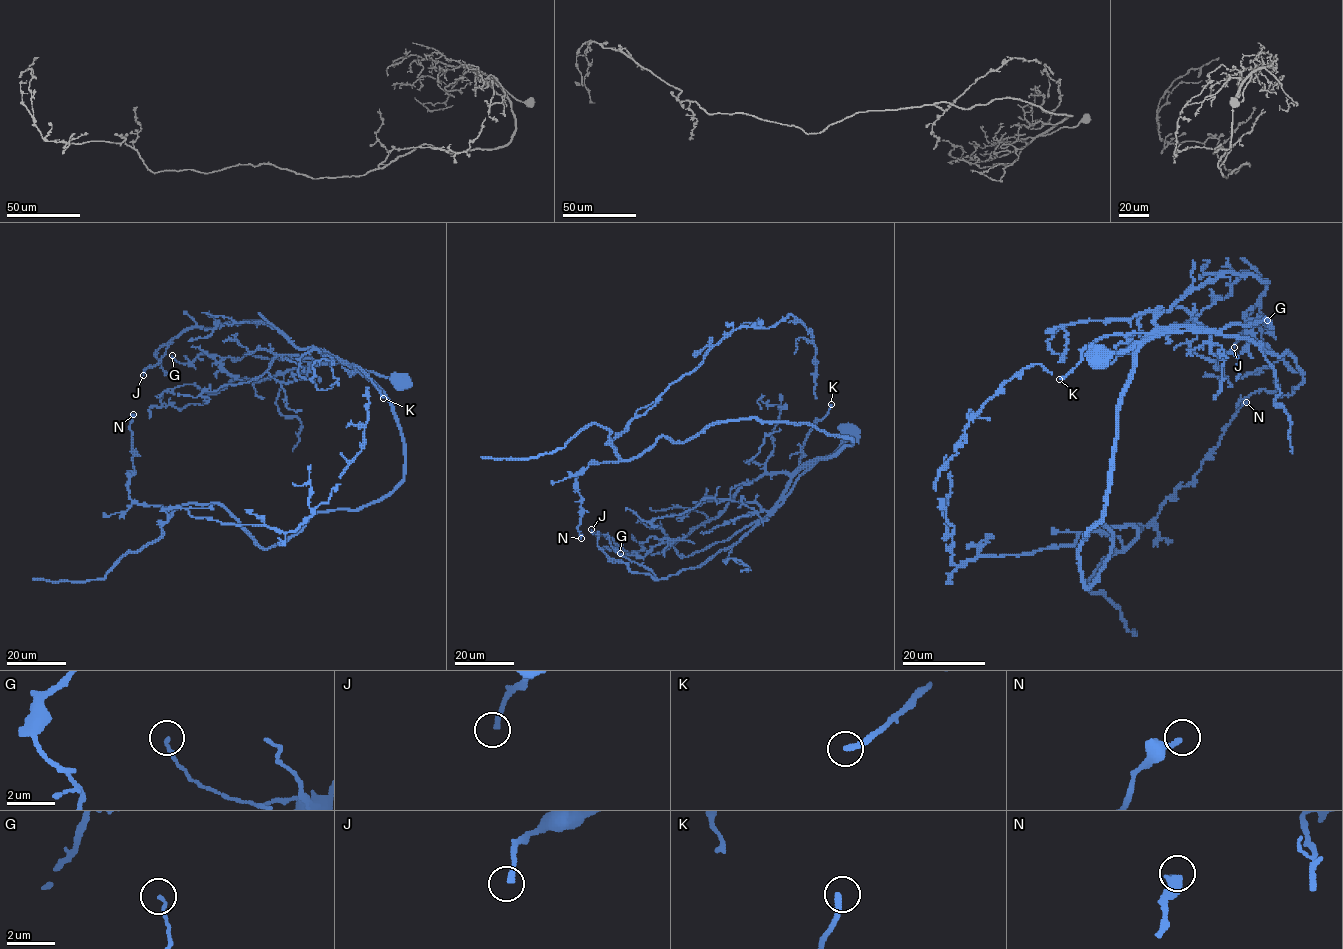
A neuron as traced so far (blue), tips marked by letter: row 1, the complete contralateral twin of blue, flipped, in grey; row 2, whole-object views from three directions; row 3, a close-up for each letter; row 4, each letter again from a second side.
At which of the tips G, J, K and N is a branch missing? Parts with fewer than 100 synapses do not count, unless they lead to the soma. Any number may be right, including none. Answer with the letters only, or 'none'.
none

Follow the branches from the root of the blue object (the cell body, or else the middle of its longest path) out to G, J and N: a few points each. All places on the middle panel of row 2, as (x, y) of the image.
G: (848, 432), (777, 508), (729, 538), (689, 556), (665, 538), (644, 557), (620, 553)
J: (848, 432), (777, 508), (789, 476), (766, 473), (658, 553), (627, 552), (591, 529)
N: (848, 432), (777, 508), (796, 473), (852, 441), (742, 418), (592, 462), (575, 478), (581, 538)

